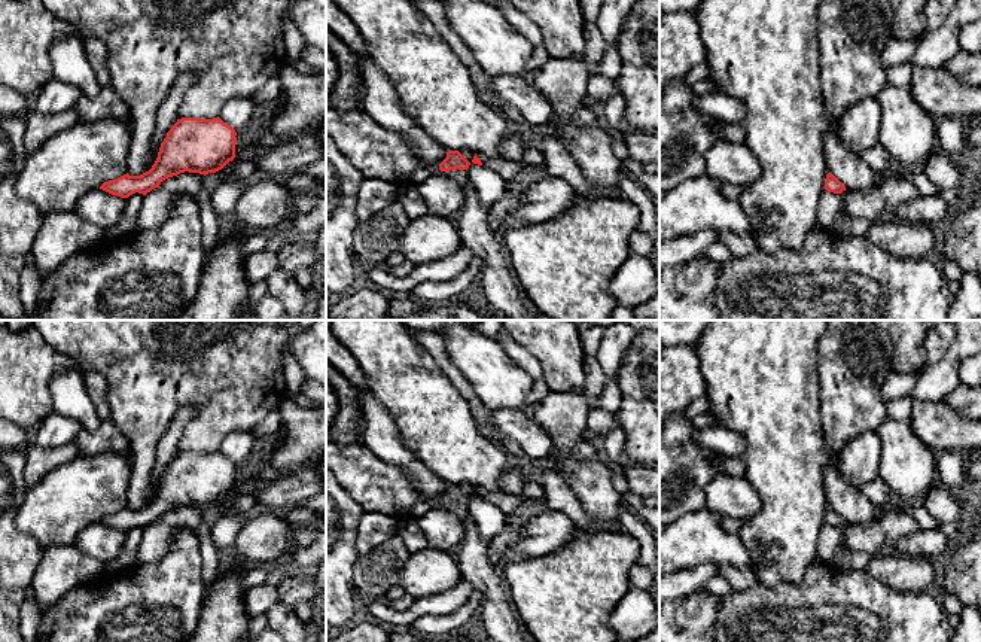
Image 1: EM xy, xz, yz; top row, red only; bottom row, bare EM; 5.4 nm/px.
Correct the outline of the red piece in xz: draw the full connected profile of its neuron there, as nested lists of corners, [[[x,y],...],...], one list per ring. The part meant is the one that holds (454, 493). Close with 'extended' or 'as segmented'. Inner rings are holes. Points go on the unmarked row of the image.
[[[448,484],[447,492],[439,498],[439,503],[467,503],[469,499],[470,496],[458,484]]]; as segmented

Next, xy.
[[[219,450],[213,453],[177,453],[177,456],[167,466],[165,474],[161,477],[158,492],[149,505],[140,509],[130,509],[127,506],[115,514],[104,515],[100,523],[112,529],[128,532],[135,526],[146,529],[152,523],[158,521],[162,514],[185,505],[199,506],[204,509],[216,506],[235,492],[235,469],[235,463],[225,457]]]; as segmented

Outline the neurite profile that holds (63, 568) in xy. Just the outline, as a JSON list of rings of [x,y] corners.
[[[74,545],[46,547],[31,582],[34,600],[49,608],[73,588],[101,579],[106,571],[106,563]]]

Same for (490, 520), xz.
[[[461,483],[458,484],[469,496],[469,502],[466,503],[472,518],[481,533],[481,538],[485,544],[493,541],[499,533],[505,530],[505,514],[494,506],[493,503],[473,498],[472,493],[475,490],[475,486]]]

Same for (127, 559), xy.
[[[138,526],[125,532],[122,551],[116,559],[106,563],[107,571],[104,576],[119,572],[128,572],[137,565],[137,548],[143,538],[143,532],[144,529]]]

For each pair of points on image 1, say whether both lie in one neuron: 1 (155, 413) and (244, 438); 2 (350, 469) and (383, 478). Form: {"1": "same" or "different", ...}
{"1": "different", "2": "same"}

